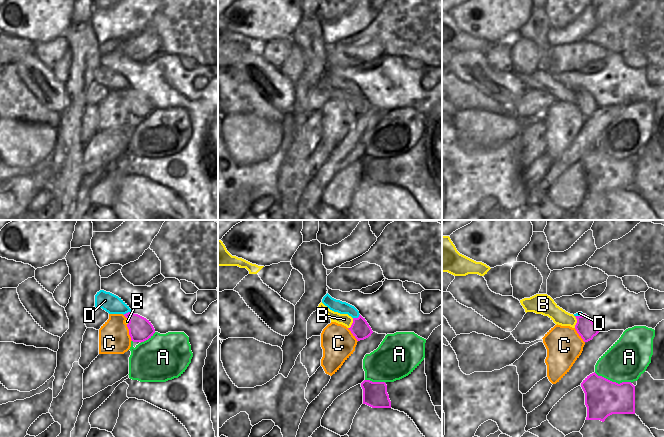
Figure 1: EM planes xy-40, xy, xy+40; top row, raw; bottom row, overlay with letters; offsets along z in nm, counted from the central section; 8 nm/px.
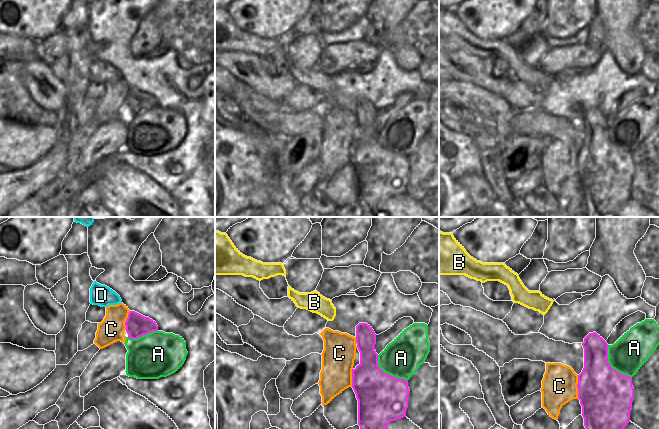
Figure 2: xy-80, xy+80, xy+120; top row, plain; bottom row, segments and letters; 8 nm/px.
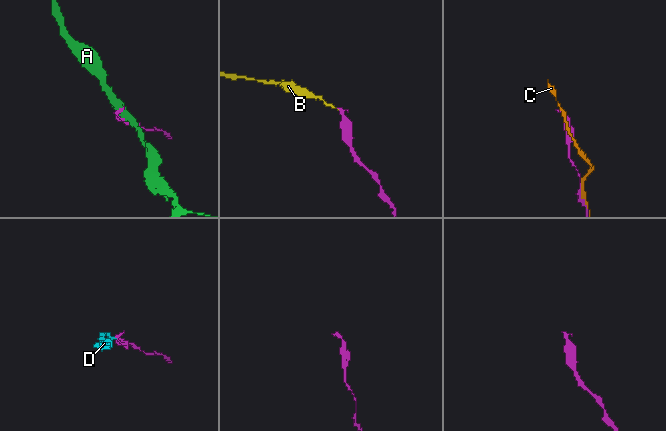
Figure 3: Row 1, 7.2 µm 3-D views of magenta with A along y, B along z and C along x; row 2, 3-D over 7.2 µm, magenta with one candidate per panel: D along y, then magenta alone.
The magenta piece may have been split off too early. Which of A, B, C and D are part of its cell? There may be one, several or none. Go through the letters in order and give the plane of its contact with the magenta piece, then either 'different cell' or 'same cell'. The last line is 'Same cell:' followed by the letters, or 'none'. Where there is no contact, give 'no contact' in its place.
A: meets magenta in xy+40; different cell
B: meets magenta in xy+40; different cell
C: meets magenta in xy-40; different cell
D: meets magenta in xy; same cell
Same cell: D

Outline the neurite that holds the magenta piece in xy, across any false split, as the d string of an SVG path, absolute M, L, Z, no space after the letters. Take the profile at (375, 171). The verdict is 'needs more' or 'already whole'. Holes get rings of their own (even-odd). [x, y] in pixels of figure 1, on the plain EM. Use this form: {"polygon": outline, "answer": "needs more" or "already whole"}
{"polygon": "M364 156L361 159L361 163L363 165L363 180L372 184L391 184L391 177L385 158Z", "answer": "already whole"}

